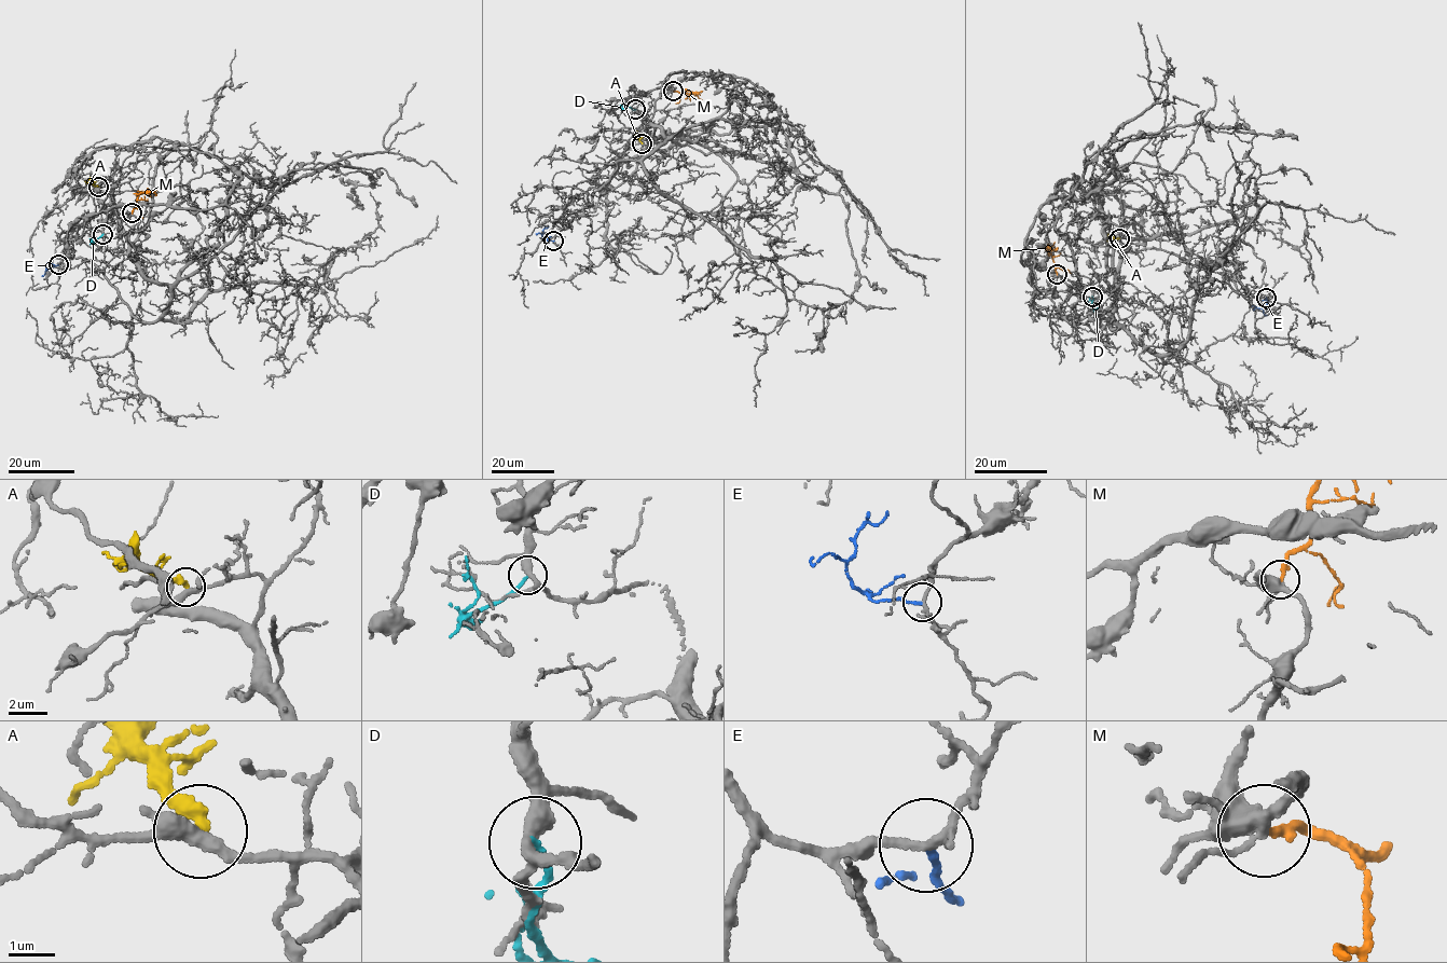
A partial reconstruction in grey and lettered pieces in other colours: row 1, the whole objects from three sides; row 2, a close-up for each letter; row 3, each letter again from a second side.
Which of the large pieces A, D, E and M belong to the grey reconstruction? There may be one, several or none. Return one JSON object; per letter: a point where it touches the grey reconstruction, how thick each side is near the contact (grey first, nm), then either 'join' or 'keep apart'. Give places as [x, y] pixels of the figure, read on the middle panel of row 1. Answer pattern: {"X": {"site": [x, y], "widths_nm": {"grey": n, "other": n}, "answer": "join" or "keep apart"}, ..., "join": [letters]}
{"A": {"site": [642, 143], "widths_nm": {"grey": 280, "other": 320}, "answer": "keep apart"}, "D": {"site": [635, 109], "widths_nm": {"grey": 280, "other": 150}, "answer": "keep apart"}, "E": {"site": [553, 241], "widths_nm": {"grey": 140, "other": 120}, "answer": "keep apart"}, "M": {"site": [673, 91], "widths_nm": {"grey": 400, "other": 220}, "answer": "join"}, "join": ["M"]}

